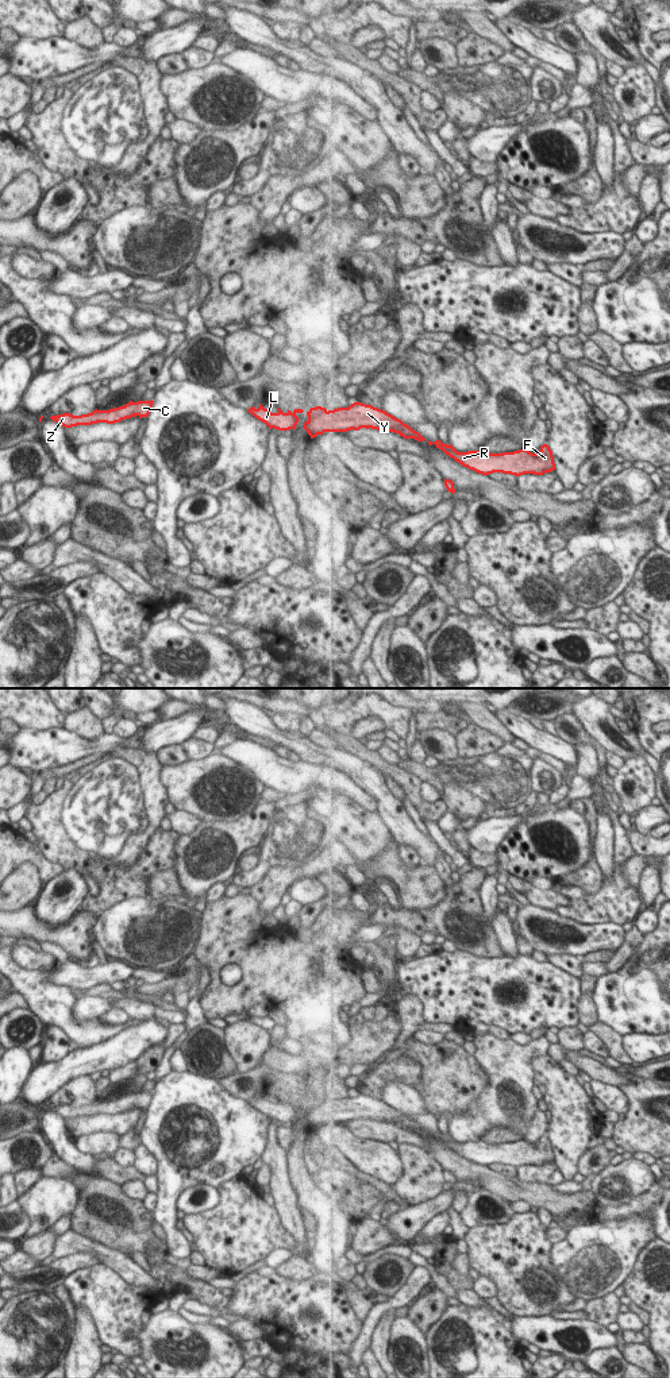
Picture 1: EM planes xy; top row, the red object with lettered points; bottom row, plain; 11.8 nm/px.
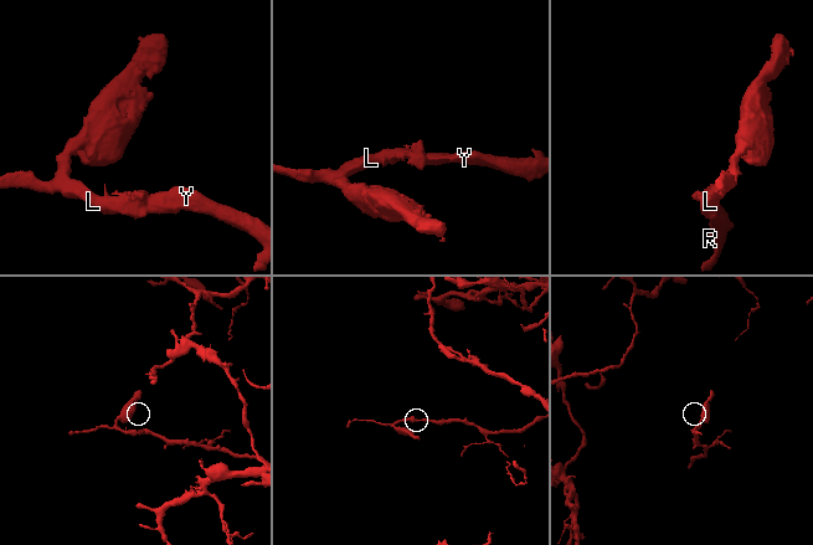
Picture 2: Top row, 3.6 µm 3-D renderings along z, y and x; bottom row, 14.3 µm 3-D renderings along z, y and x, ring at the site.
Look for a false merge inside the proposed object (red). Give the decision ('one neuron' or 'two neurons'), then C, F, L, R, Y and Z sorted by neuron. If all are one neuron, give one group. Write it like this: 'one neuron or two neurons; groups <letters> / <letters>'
one neuron; groups C F L R Y Z

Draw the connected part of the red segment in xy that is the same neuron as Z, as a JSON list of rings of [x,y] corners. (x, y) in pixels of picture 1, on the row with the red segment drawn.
[[[153,399],[138,401],[138,402],[130,401],[124,406],[113,408],[109,410],[96,409],[92,413],[81,414],[81,416],[63,413],[58,416],[51,416],[50,418],[61,424],[65,428],[72,428],[77,425],[92,425],[97,422],[115,424],[115,422],[120,422],[122,420],[131,418],[135,416],[138,416],[139,418],[147,417],[151,412],[153,402],[154,402]]]

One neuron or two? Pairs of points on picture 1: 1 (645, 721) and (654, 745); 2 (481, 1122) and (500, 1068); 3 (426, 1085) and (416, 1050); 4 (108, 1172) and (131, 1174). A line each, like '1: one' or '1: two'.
1: one
2: one
3: one
4: one

